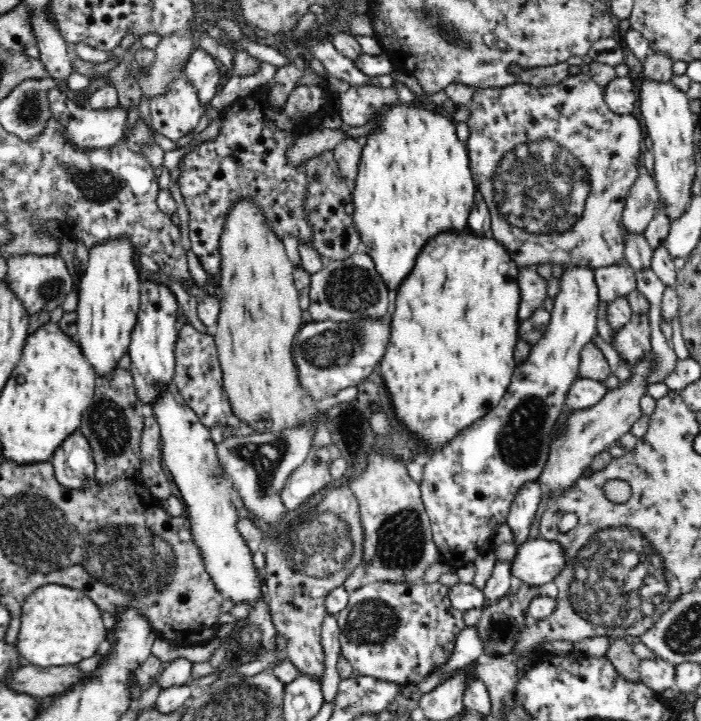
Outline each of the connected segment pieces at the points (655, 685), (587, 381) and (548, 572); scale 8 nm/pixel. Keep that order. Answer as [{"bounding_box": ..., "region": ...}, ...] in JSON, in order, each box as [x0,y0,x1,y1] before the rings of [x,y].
[{"bounding_box":[637,656,675,694],"region":[[[658,656],[653,659],[640,659],[637,673],[641,684],[659,694],[675,685],[674,664]]]},{"bounding_box":[565,376,608,411],"region":[[[578,376],[569,386],[565,404],[567,409],[572,411],[594,406],[604,398],[606,392],[608,392],[608,387],[603,381]]]},{"bounding_box":[512,540,566,585],"region":[[[526,540],[512,560],[512,576],[530,585],[548,584],[566,568],[564,547],[554,540]]]}]

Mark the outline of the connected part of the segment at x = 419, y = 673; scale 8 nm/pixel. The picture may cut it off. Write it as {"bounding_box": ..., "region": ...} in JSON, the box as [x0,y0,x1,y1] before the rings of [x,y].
{"bounding_box":[337,580,466,686],"region":[[[365,580],[362,586],[349,593],[347,608],[337,616],[341,654],[350,661],[353,674],[372,676],[374,679],[398,686],[419,686],[434,672],[442,670],[455,648],[460,631],[466,626],[464,612],[456,609],[450,601],[450,588],[442,582],[409,583]]]}

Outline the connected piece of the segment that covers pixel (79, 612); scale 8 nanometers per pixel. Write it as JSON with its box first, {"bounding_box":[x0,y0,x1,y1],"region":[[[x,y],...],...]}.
{"bounding_box":[15,583,106,667],"region":[[[52,583],[37,588],[24,599],[15,648],[26,664],[62,667],[96,655],[106,638],[105,615],[98,605],[79,590]]]}

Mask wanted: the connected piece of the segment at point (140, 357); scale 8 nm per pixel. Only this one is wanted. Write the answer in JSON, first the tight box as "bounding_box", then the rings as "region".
{"bounding_box":[129,278,178,408],"region":[[[143,278],[141,282],[140,304],[136,319],[136,324],[131,335],[131,344],[129,347],[129,355],[131,356],[130,372],[134,379],[134,387],[138,397],[144,401],[146,408],[151,406],[153,398],[157,392],[168,382],[172,381],[174,372],[174,346],[176,346],[176,338],[178,330],[176,330],[176,322],[178,322],[178,300],[169,286],[163,283],[157,283],[151,279]]]}

